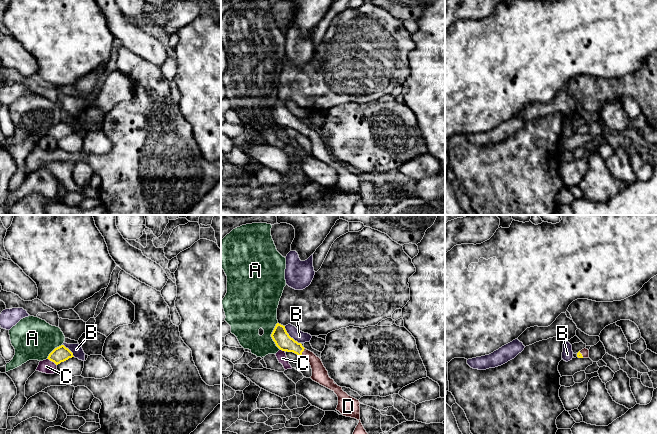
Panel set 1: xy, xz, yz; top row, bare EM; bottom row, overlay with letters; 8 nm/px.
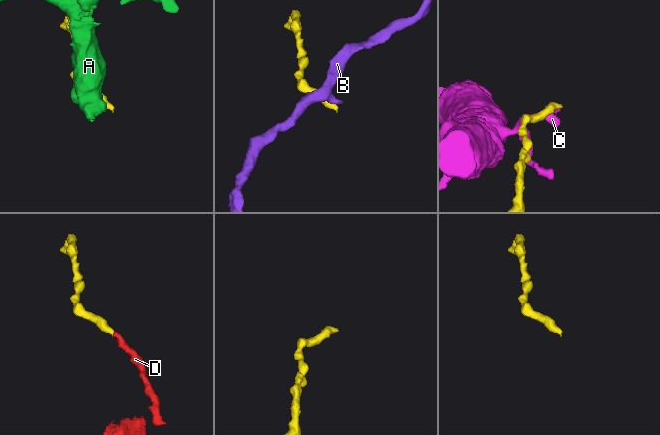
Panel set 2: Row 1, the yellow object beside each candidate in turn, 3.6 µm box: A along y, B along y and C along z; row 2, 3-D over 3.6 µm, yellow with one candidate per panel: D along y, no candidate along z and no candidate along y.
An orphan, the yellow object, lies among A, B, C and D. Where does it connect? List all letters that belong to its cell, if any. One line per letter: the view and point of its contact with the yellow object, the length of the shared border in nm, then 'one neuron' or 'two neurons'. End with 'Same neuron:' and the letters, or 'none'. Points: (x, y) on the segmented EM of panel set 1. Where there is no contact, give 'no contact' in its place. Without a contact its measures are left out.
A: xz (271, 336) | 220 nm | two neurons
B: xz (289, 336) | 190 nm | two neurons
C: xy (52, 361) | 100 nm | two neurons
D: xz (301, 353) | 90 nm | one neuron
Same neuron: D

